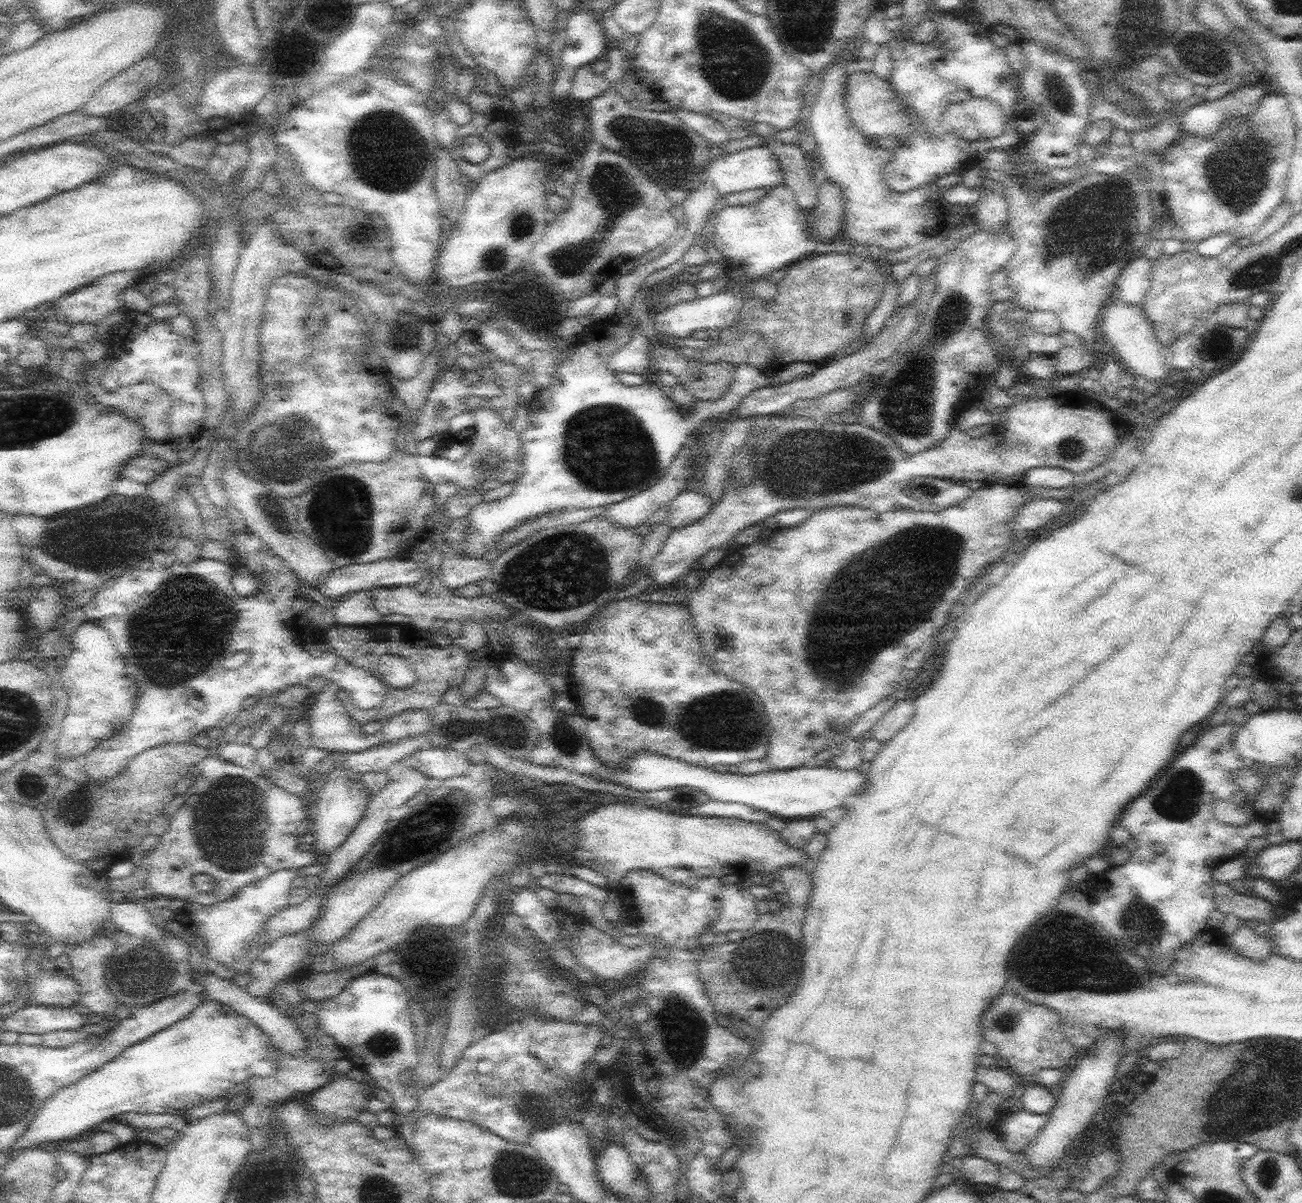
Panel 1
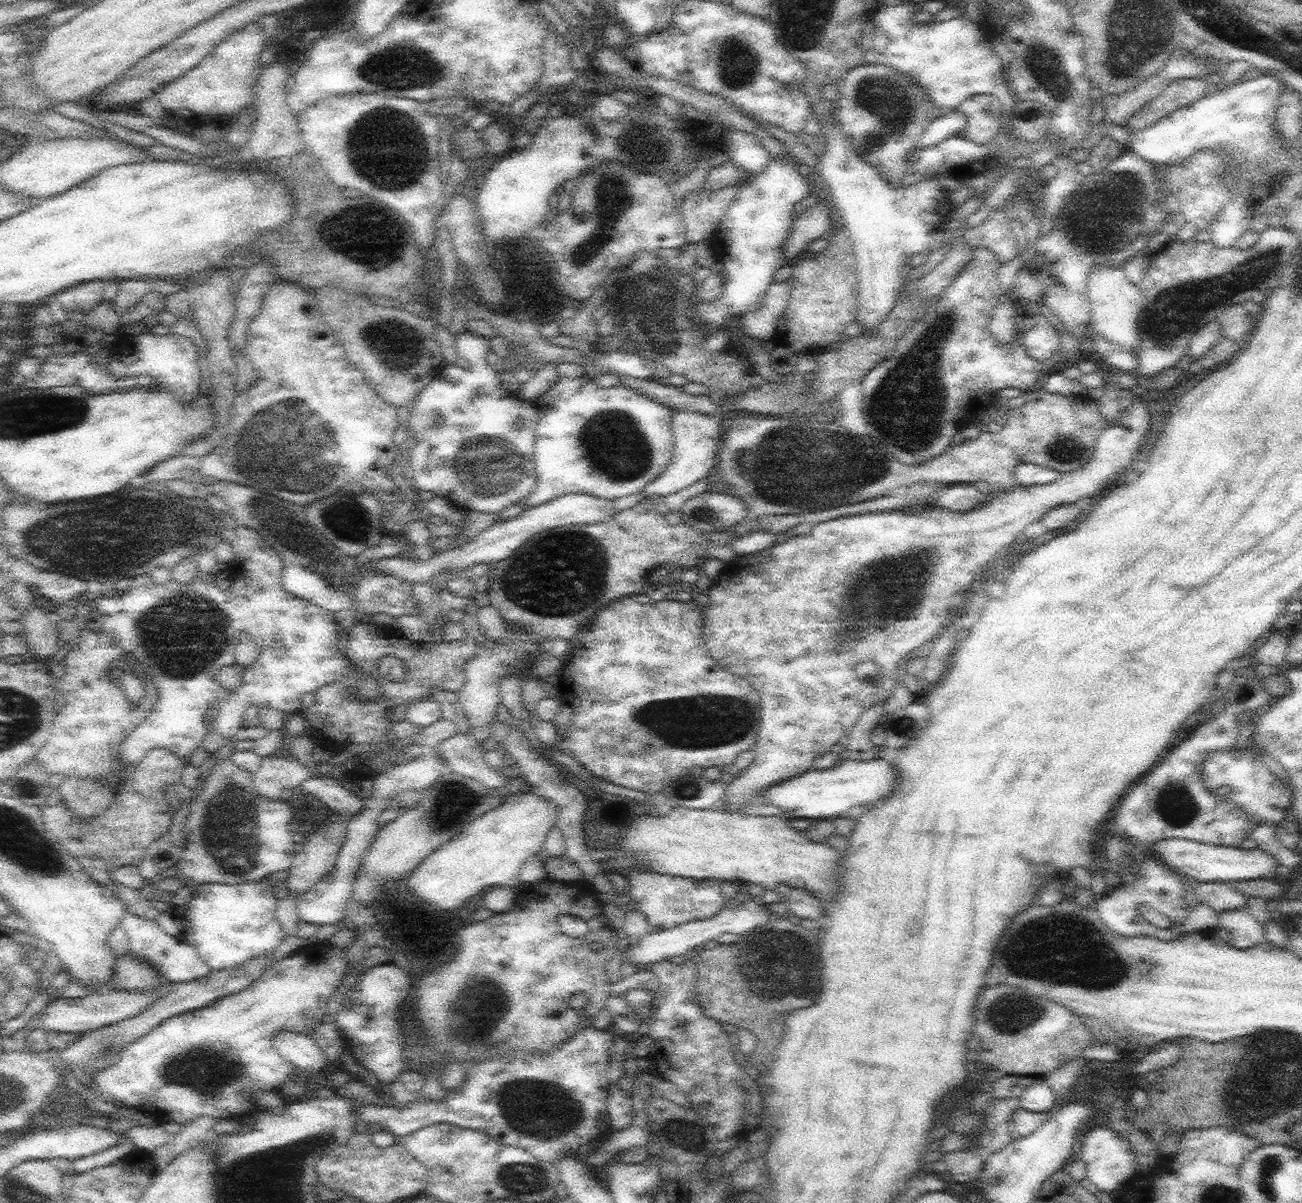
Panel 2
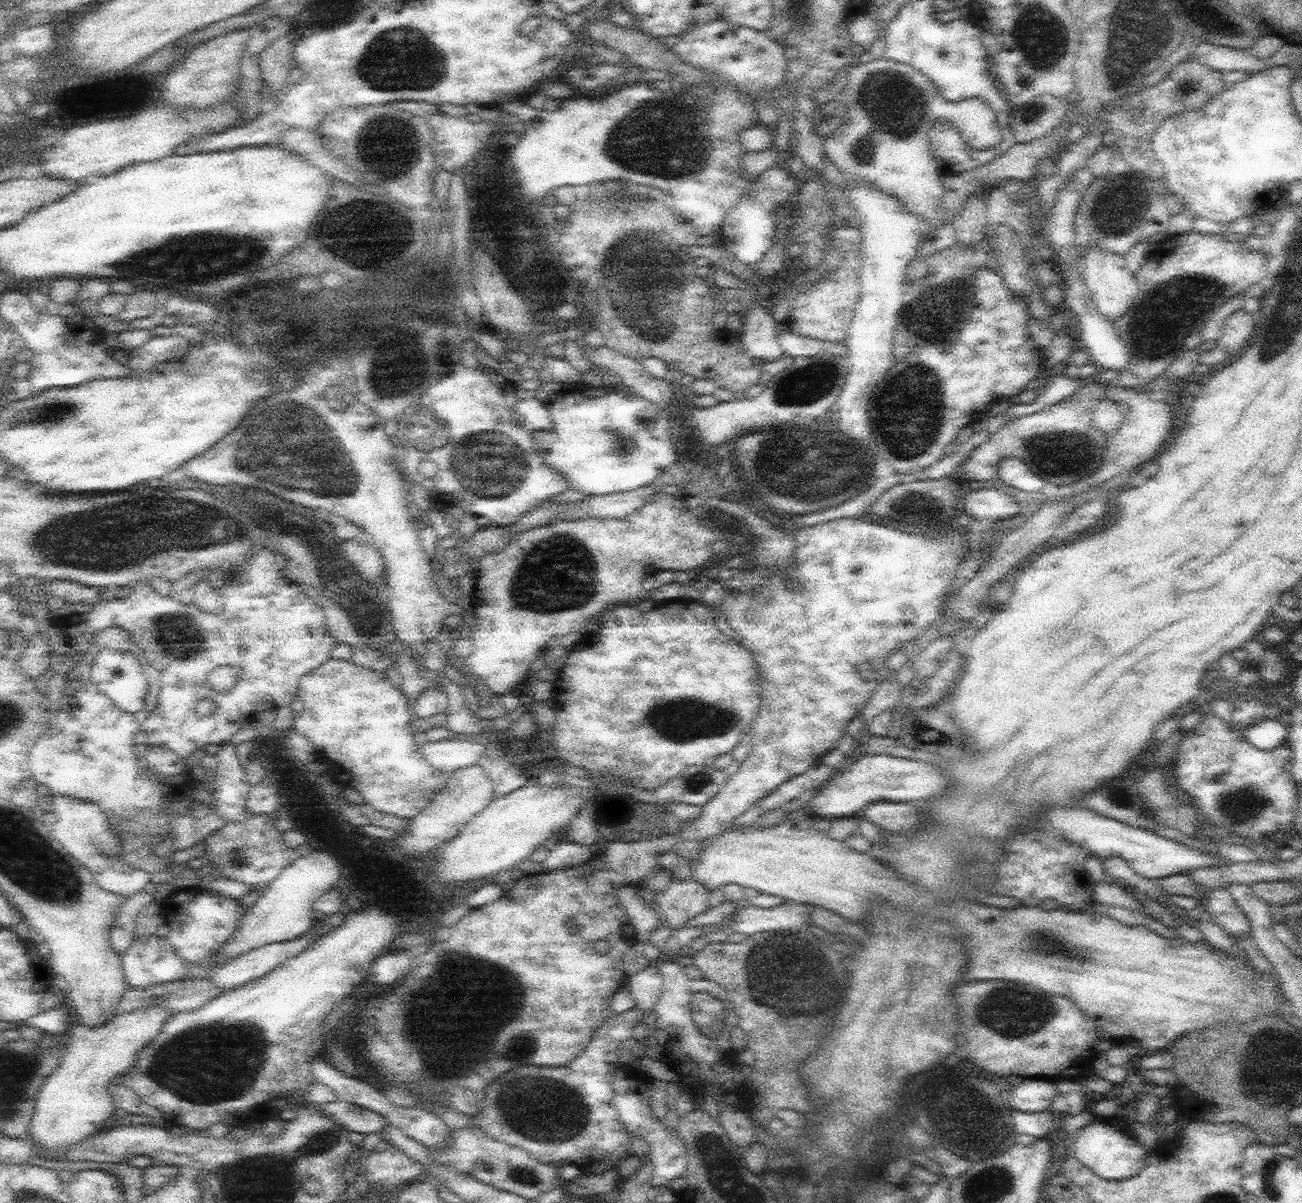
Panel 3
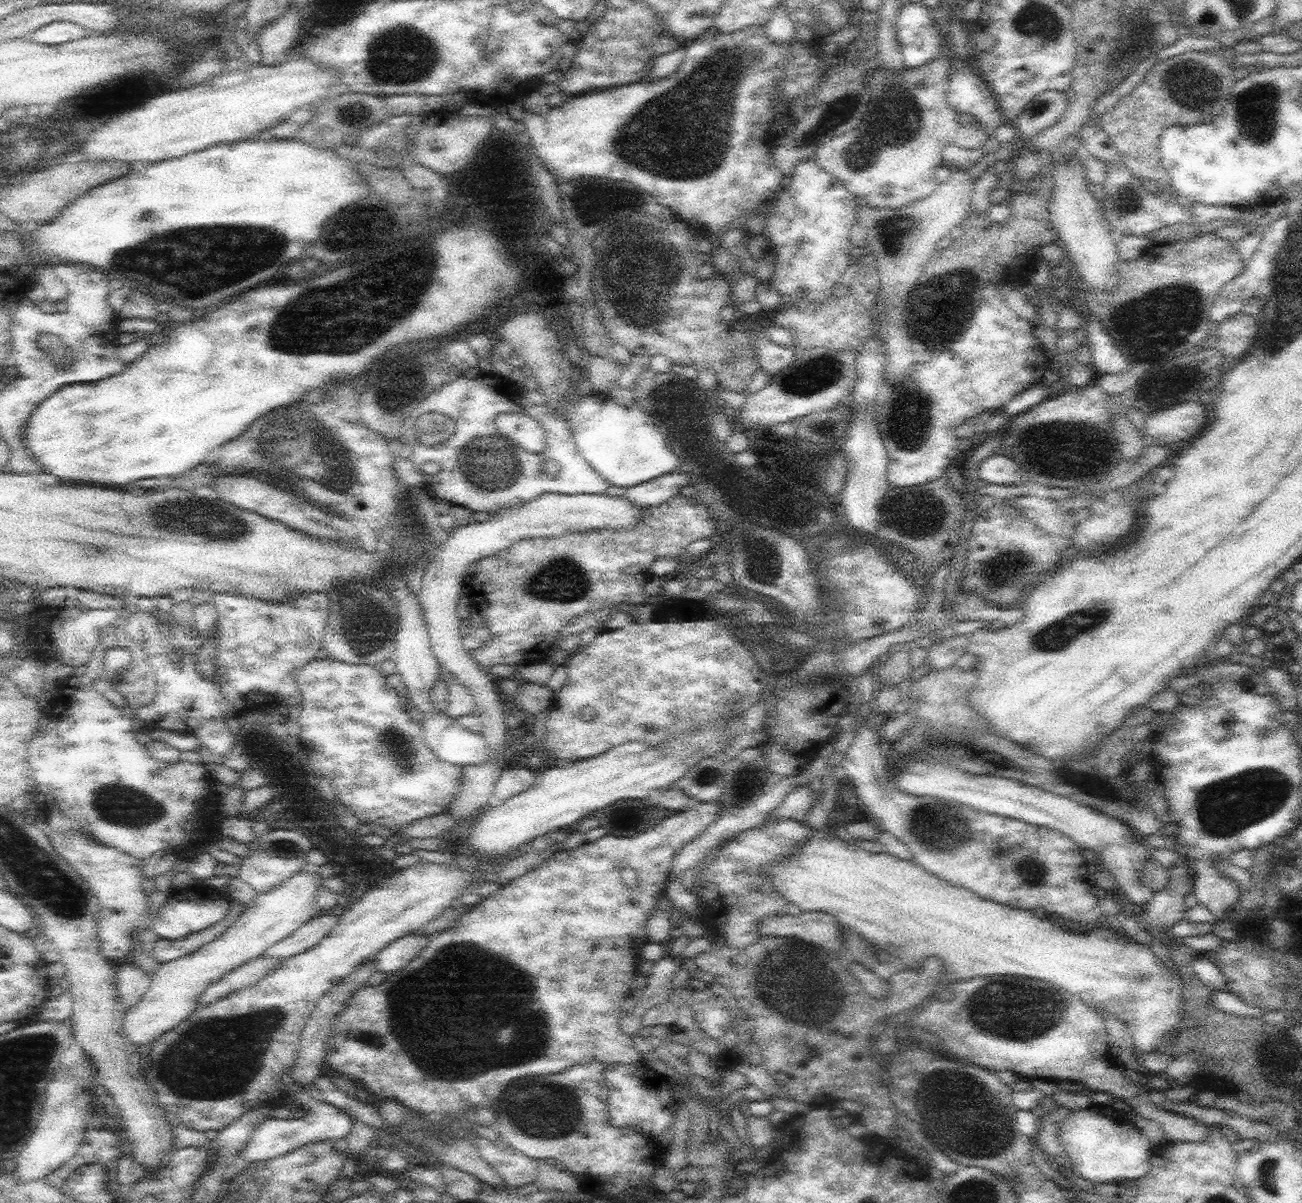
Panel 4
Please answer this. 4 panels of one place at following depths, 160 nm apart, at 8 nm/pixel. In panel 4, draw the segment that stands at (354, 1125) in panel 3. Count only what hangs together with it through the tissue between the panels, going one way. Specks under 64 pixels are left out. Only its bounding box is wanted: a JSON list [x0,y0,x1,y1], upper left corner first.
[238,1101,355,1166]

